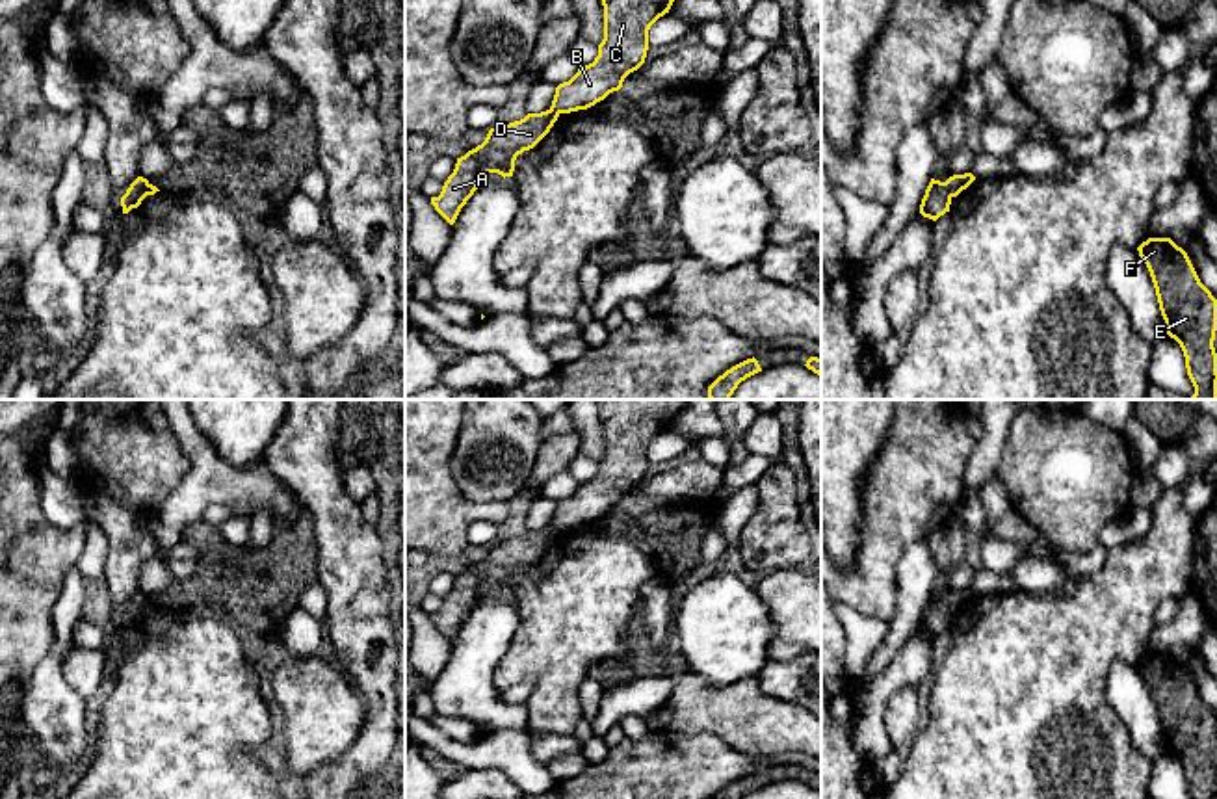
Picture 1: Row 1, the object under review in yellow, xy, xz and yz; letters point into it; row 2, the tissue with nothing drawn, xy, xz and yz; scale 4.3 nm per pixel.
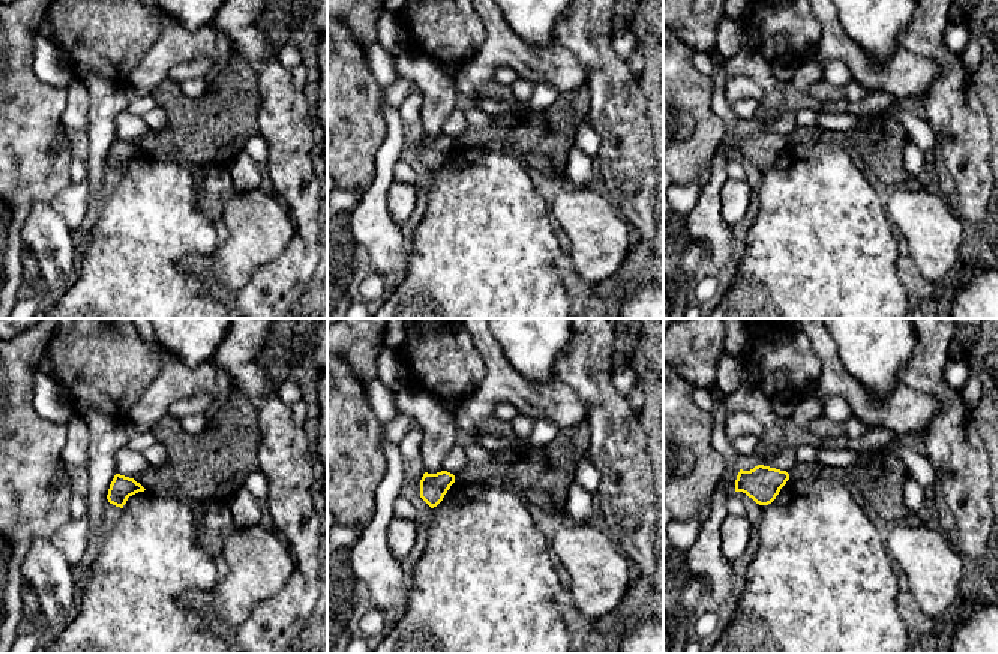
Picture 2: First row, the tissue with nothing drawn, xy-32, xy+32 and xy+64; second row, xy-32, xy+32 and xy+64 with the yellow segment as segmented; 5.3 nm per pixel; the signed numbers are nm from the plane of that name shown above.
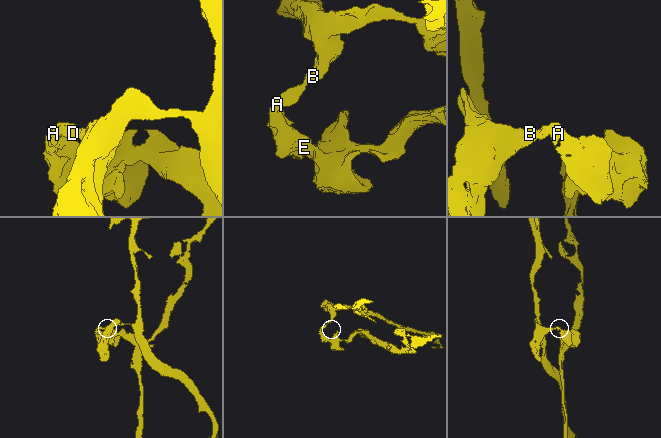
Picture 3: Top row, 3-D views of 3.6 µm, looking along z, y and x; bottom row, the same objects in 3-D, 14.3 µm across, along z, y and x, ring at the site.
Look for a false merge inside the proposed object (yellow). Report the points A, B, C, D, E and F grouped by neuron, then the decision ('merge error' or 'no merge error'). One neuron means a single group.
A D E F / B C; merge error

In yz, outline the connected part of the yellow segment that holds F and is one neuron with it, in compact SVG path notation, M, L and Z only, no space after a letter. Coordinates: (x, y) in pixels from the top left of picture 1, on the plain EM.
M1148 654L1137 667L1150 688L1165 749L1180 760L1191 799L1217 799L1217 715L1171 654Z

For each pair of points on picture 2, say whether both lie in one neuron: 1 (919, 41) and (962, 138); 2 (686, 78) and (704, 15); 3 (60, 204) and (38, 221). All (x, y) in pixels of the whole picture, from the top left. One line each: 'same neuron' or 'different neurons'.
1: same neuron
2: different neurons
3: different neurons

